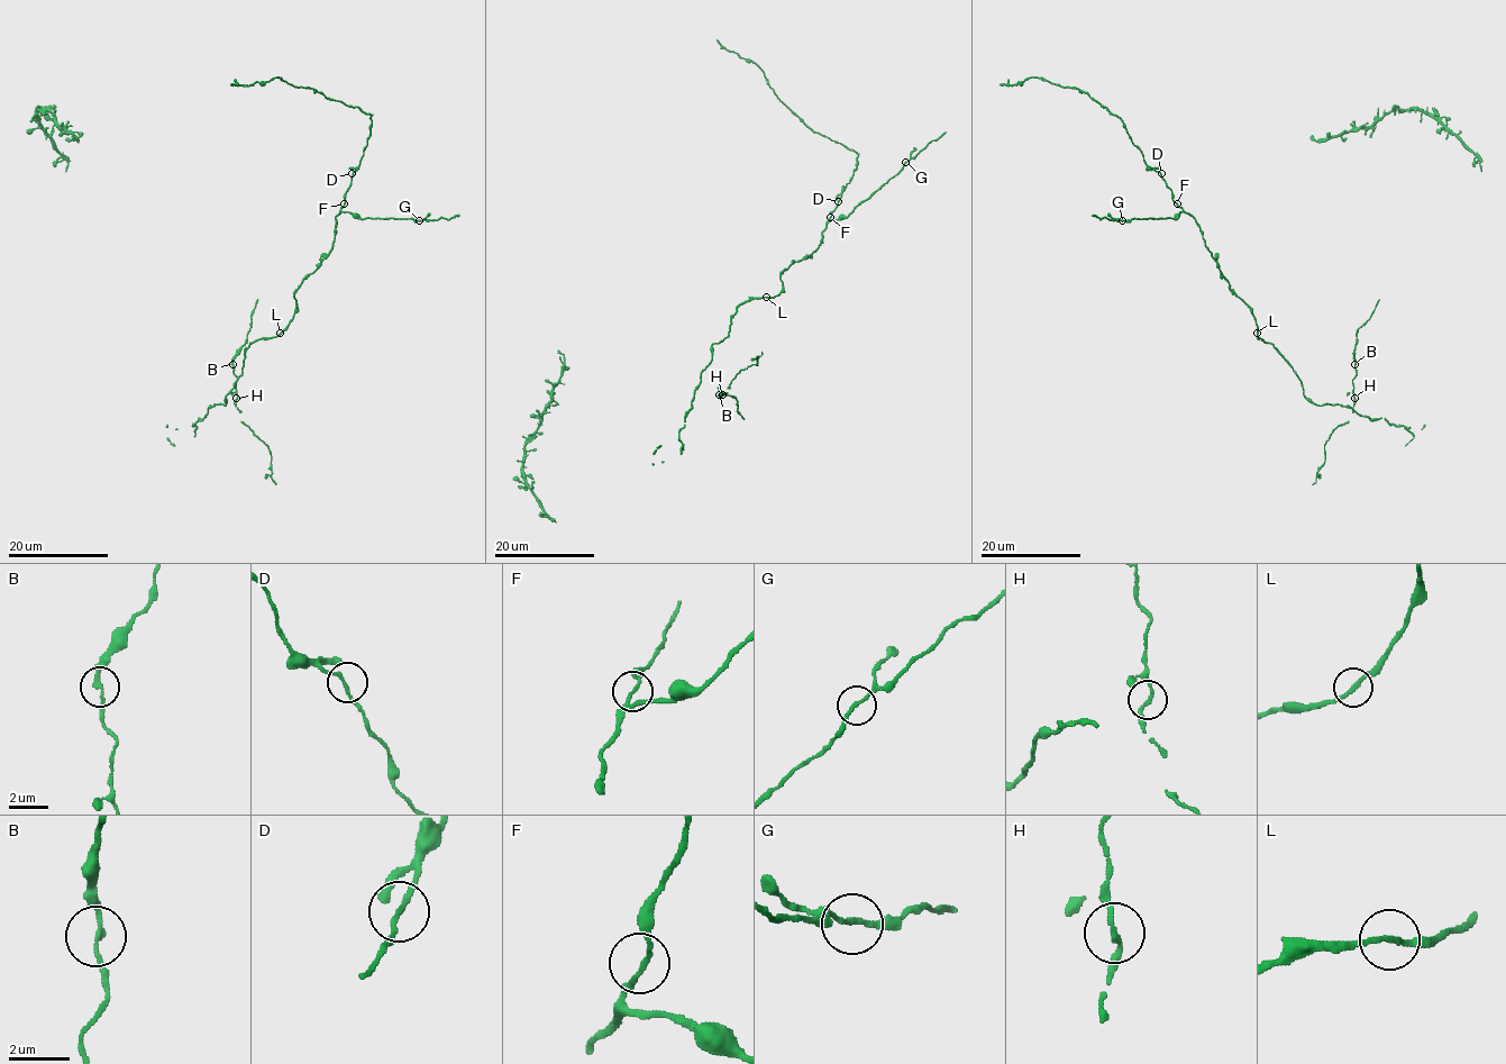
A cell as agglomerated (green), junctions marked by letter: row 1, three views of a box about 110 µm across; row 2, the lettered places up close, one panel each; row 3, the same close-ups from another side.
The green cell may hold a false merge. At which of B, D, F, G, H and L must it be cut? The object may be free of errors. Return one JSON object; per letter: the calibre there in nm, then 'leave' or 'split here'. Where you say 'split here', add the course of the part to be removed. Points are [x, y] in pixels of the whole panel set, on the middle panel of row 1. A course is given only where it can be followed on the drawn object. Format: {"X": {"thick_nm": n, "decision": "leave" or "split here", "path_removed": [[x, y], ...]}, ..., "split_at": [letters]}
{"B": {"thick_nm": 150, "decision": "split here", "path_removed": [[719, 394], [735, 397], [737, 411], [744, 419]]}, "D": {"thick_nm": 160, "decision": "leave"}, "F": {"thick_nm": 150, "decision": "leave"}, "G": {"thick_nm": 160, "decision": "leave"}, "H": {"thick_nm": 160, "decision": "leave"}, "L": {"thick_nm": 170, "decision": "leave"}, "split_at": ["B"]}

